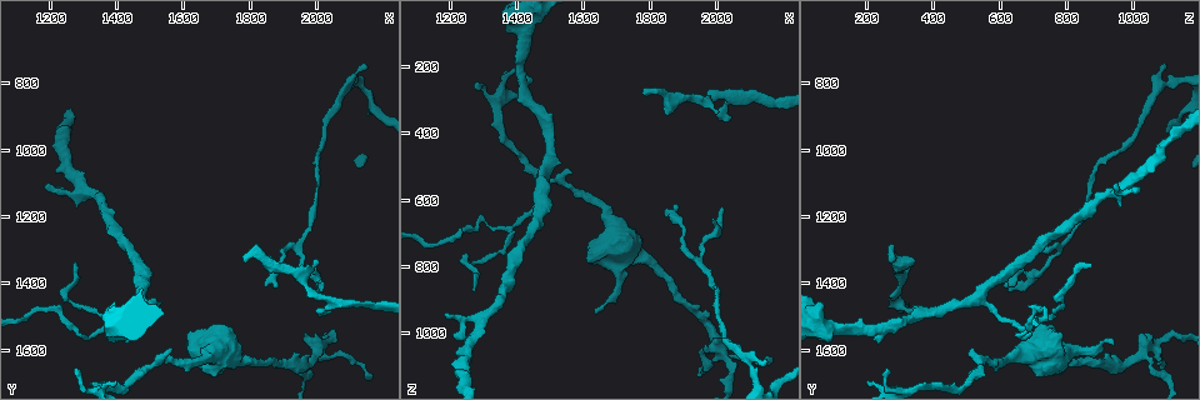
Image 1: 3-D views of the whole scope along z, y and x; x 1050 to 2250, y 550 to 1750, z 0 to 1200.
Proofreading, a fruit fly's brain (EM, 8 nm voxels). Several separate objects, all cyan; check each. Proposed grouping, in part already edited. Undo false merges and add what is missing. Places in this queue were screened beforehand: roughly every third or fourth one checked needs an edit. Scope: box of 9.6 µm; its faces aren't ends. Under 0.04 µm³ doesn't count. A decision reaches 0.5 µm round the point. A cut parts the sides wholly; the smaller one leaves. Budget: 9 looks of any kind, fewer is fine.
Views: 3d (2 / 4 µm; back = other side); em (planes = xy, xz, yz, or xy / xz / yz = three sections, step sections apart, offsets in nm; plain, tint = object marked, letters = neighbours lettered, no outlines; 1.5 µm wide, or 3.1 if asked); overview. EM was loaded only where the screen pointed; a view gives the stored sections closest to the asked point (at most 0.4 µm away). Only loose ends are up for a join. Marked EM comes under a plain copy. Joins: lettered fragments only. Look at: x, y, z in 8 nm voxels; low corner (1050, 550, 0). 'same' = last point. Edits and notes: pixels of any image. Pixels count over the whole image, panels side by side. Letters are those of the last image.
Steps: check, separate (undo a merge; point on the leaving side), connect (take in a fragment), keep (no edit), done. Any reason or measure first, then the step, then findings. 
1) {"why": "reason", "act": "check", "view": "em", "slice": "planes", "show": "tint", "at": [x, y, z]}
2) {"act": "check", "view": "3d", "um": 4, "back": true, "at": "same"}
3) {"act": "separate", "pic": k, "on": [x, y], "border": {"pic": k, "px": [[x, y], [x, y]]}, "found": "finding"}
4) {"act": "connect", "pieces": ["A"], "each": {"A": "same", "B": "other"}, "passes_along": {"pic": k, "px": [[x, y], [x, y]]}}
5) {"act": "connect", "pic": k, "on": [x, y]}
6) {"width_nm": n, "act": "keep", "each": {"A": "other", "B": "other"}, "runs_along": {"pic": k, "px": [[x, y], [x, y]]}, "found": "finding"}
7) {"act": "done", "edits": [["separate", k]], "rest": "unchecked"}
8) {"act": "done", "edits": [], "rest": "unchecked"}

{"why": "thick turns thin", "act": "check", "view": "em", "slice": "yz", "step": 4, "show": "tint", "at": [1740, 1630, 770]}

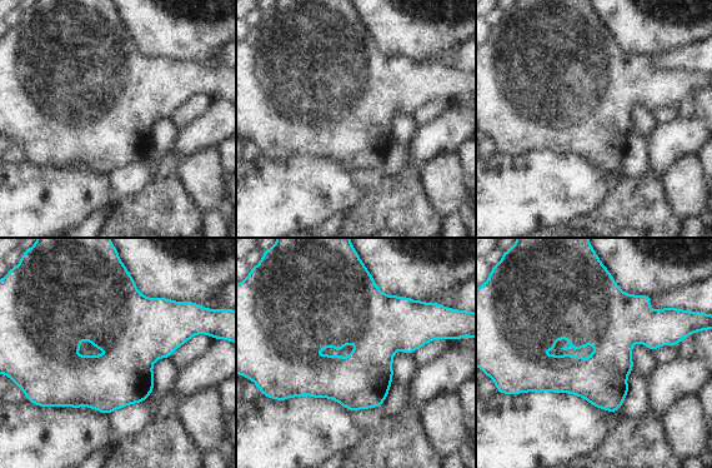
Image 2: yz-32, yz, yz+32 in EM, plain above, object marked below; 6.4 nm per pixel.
{"act": "check", "view": "em", "slice": "planes", "show": "tint", "at": "same"}

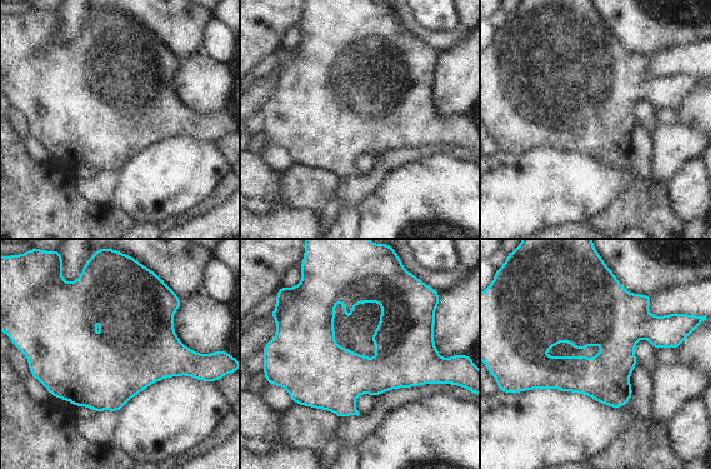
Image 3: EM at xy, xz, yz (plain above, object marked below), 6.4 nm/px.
{"act": "check", "view": "em", "slice": "planes", "show": "letters", "at": "same"}

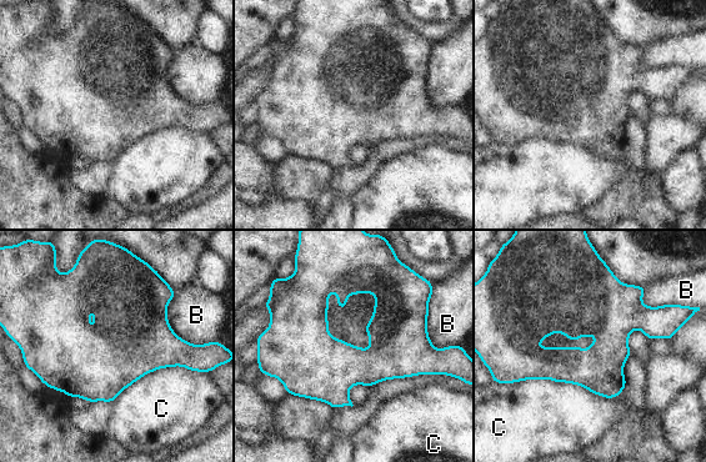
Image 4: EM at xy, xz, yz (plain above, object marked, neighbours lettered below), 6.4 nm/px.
{"act": "keep", "each": {"B": "other", "C": "other"}, "border": {"pic": 4, "px": [[519, 381], [621, 393]]}, "found": "one neuron here"}

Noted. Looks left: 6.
{"why": "tapers out", "act": "check", "view": "em", "slice": "xy", "step": 8, "show": "tint", "at": [2020, 1420, 620]}

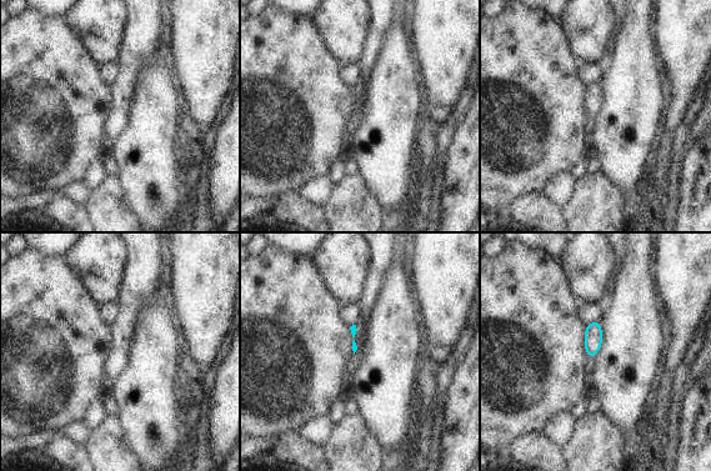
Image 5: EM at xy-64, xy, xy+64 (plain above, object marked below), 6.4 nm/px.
{"act": "check", "view": "em", "slice": "planes", "show": "letters", "at": "same"}

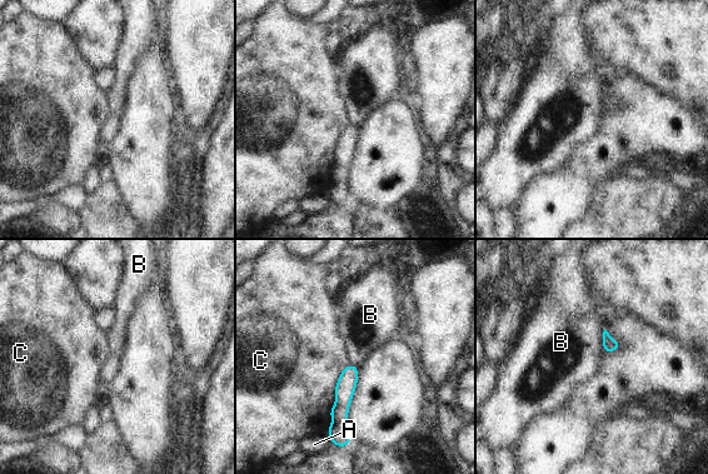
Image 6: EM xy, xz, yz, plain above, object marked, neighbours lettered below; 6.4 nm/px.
{"act": "keep", "each": {"A": "other", "B": "other", "C": "other"}, "border": {"pic": 6, "px": [[604, 328], [602, 352]]}, "found": "no lettered fragment goes on from it"}

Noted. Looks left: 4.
{"why": "branch stops here", "act": "check", "view": "3d", "um": 2, "at": [1780, 1320, 270]}

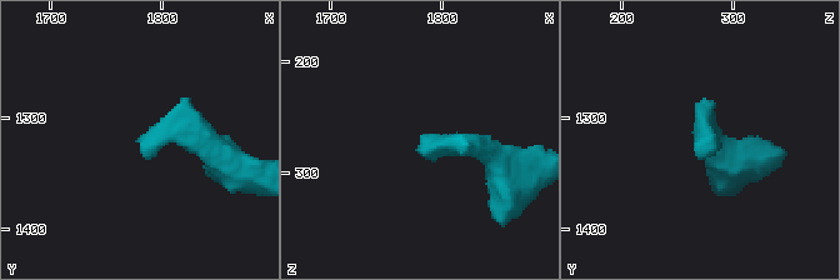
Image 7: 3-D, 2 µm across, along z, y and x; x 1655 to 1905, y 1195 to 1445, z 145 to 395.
{"why": "now the EM", "act": "check", "view": "em", "slice": "planes", "show": "tint", "at": [1778, 1328, 268]}

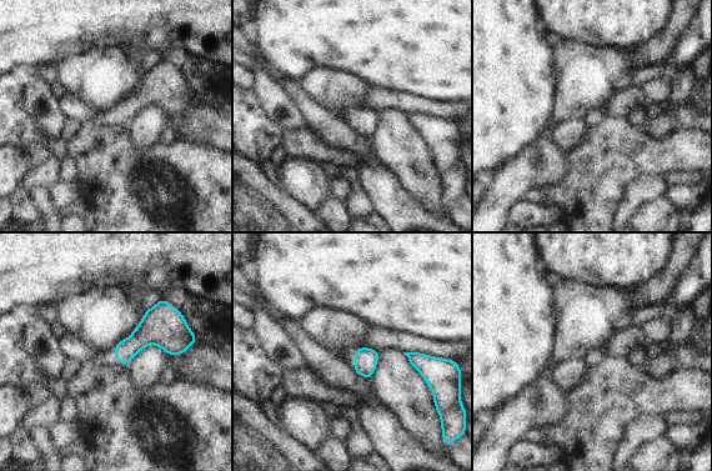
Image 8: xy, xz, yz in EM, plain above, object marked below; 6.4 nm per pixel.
{"why": "see the neighbours", "act": "check", "view": "em", "slice": "planes", "show": "letters", "at": "same"}

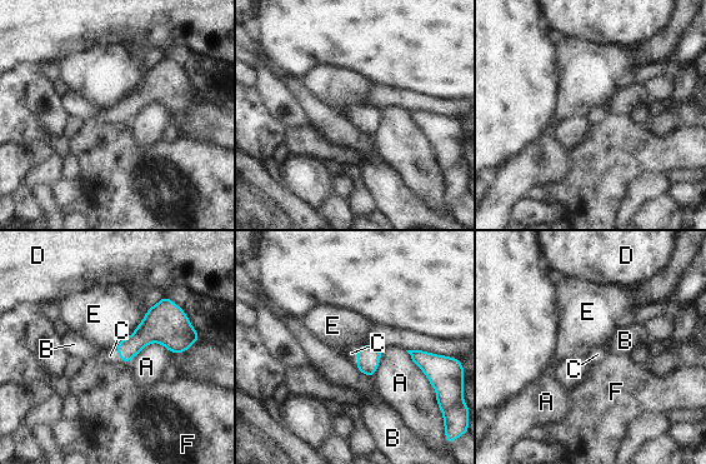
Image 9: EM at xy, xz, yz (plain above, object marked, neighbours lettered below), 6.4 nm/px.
{"act": "connect", "pic": 9, "on": [351, 353], "each": {"A": "other", "B": "other", "C": "same", "D": "other", "E": "other", "F": "other"}, "passes_along": {"pic": 9, "px": [[369, 357], [357, 357], [351, 353]]}, "found": "the neuron continues"}

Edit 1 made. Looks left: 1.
{"act": "done", "edits": [["connect", 9]], "rest": "unchecked"}

